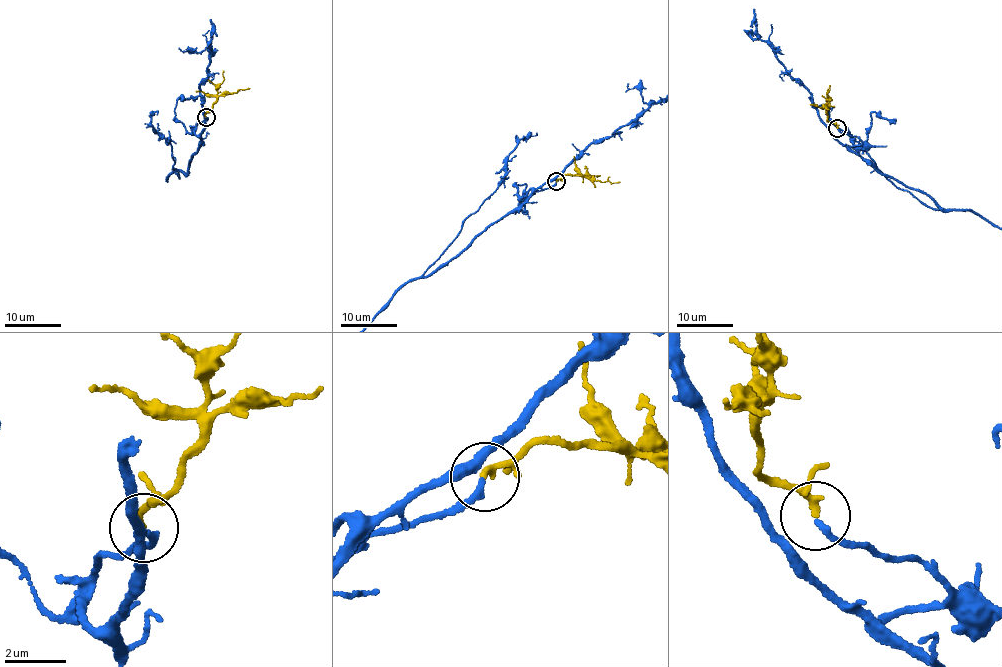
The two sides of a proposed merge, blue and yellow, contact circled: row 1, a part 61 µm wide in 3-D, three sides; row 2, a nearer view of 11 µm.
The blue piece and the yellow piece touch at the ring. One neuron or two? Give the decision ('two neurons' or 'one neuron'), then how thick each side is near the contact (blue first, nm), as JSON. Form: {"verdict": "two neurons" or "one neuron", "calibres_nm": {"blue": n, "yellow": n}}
{"verdict": "one neuron", "calibres_nm": {"blue": 140, "yellow": 160}}

